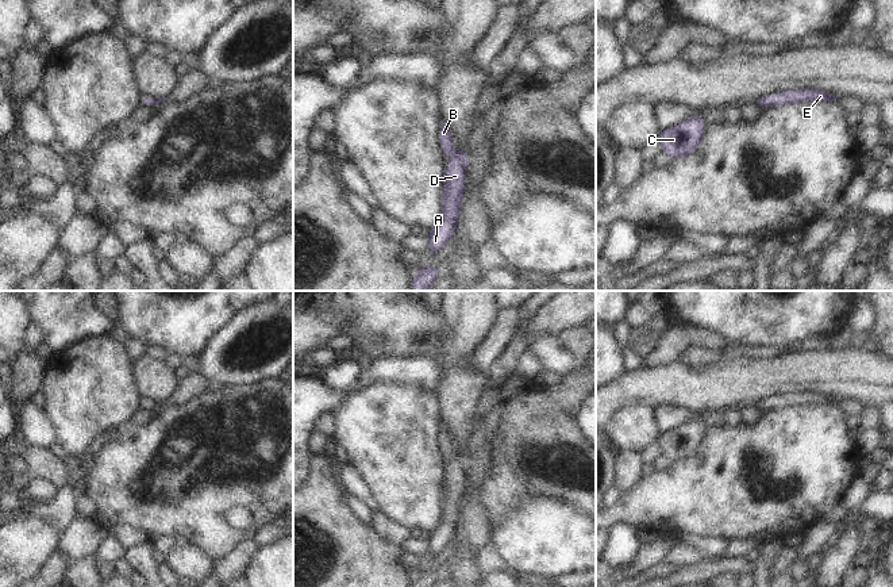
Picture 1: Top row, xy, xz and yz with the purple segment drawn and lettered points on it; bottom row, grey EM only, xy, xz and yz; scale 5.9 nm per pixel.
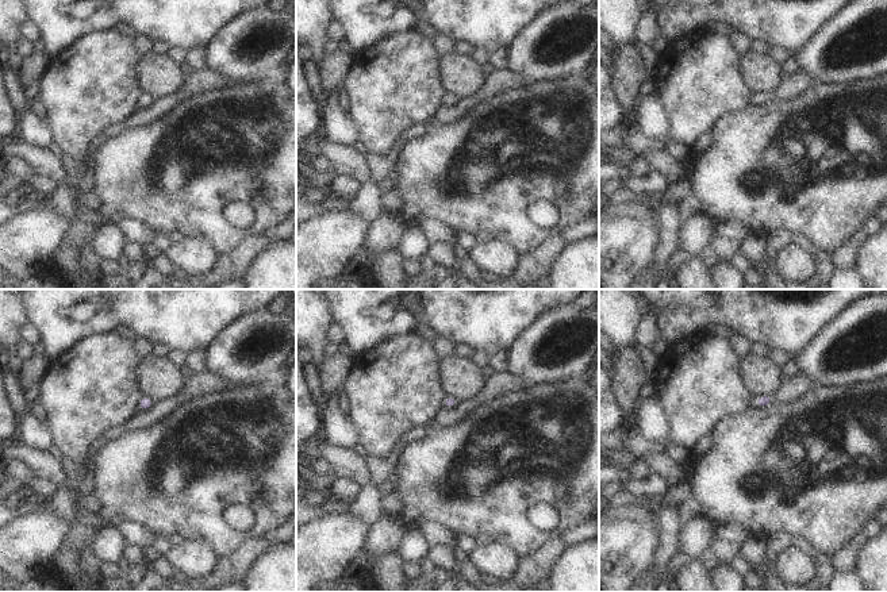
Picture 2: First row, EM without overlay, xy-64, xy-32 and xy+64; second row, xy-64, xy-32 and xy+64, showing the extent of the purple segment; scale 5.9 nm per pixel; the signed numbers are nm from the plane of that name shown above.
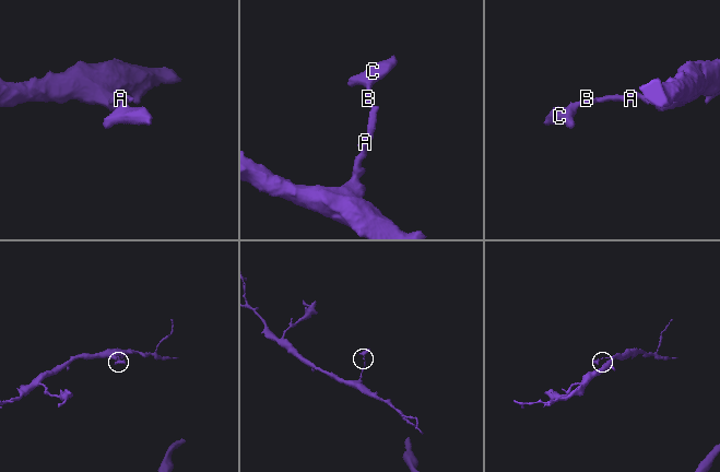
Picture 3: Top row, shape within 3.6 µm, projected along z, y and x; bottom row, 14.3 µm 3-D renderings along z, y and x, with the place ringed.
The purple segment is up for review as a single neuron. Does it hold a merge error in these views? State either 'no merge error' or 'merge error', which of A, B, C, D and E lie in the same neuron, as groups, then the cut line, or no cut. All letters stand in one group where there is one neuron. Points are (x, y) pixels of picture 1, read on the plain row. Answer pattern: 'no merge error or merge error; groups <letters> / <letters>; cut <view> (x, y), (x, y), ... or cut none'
no merge error; groups A B C D E; cut none

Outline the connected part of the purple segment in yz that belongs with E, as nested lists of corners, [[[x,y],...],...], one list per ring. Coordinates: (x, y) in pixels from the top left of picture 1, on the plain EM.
[[[797,391],[752,403],[758,404],[761,410],[777,410],[784,407],[796,407],[798,404],[835,404],[838,400],[839,399],[835,396],[827,396],[815,391]]]

